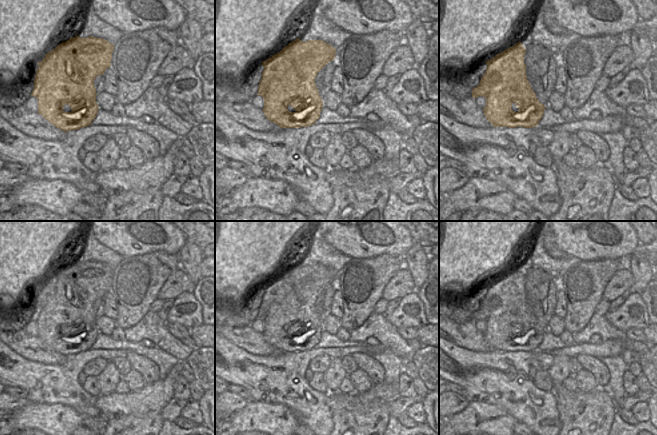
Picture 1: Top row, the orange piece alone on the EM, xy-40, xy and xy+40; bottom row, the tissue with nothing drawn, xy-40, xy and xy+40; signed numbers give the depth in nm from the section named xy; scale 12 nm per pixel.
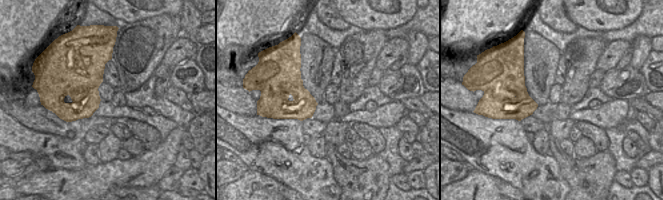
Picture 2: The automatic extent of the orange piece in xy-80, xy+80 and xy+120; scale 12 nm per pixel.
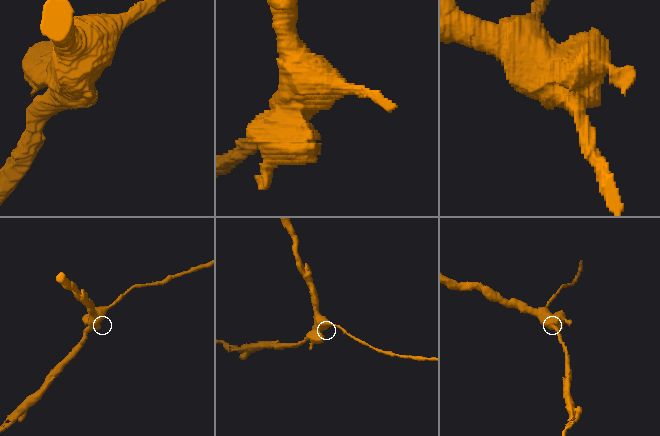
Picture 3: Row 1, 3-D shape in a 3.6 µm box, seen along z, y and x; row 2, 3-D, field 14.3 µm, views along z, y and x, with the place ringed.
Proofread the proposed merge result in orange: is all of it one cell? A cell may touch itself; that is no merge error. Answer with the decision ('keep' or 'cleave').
cleave

